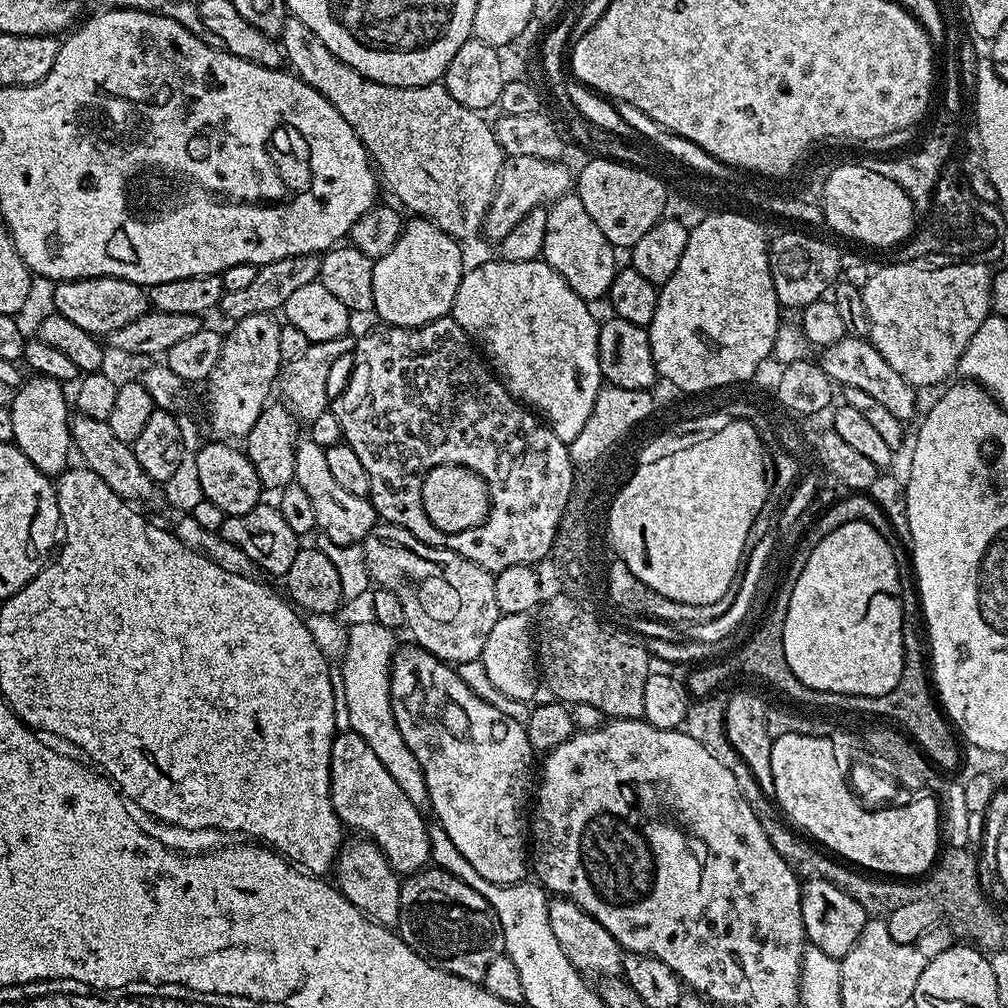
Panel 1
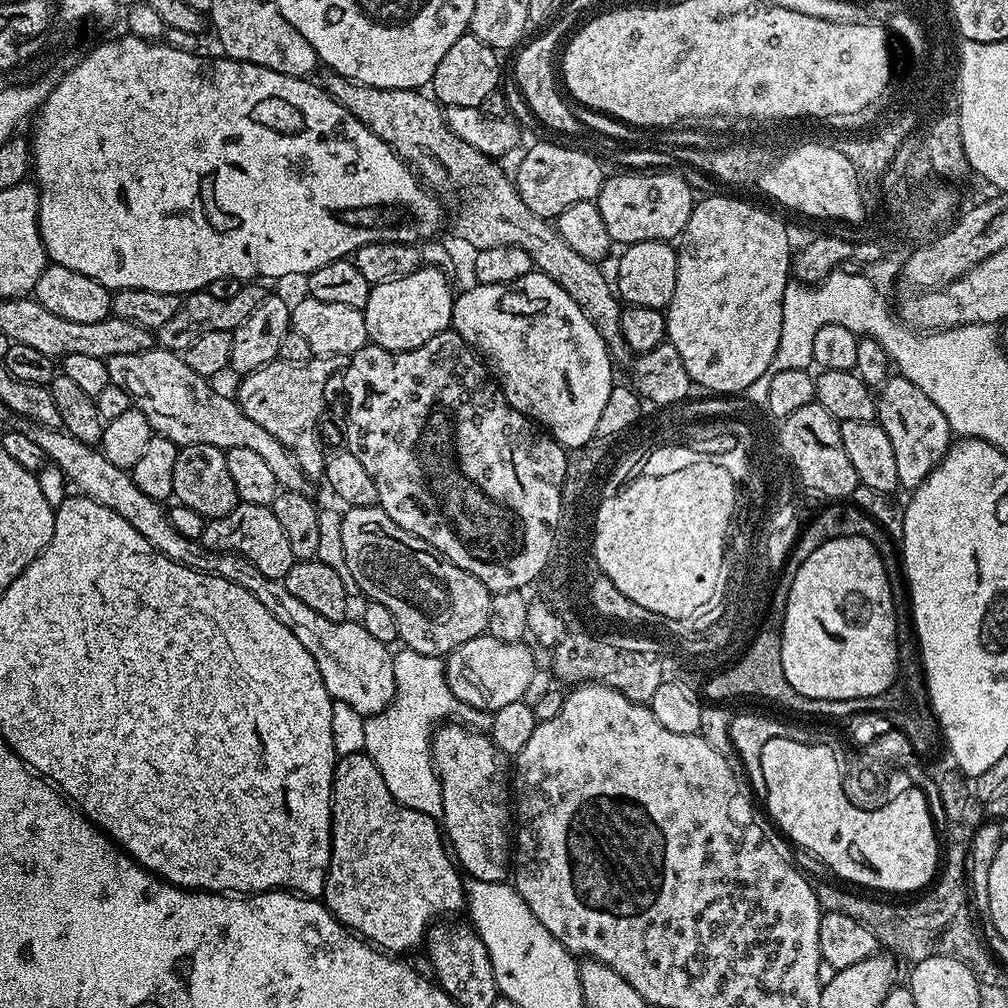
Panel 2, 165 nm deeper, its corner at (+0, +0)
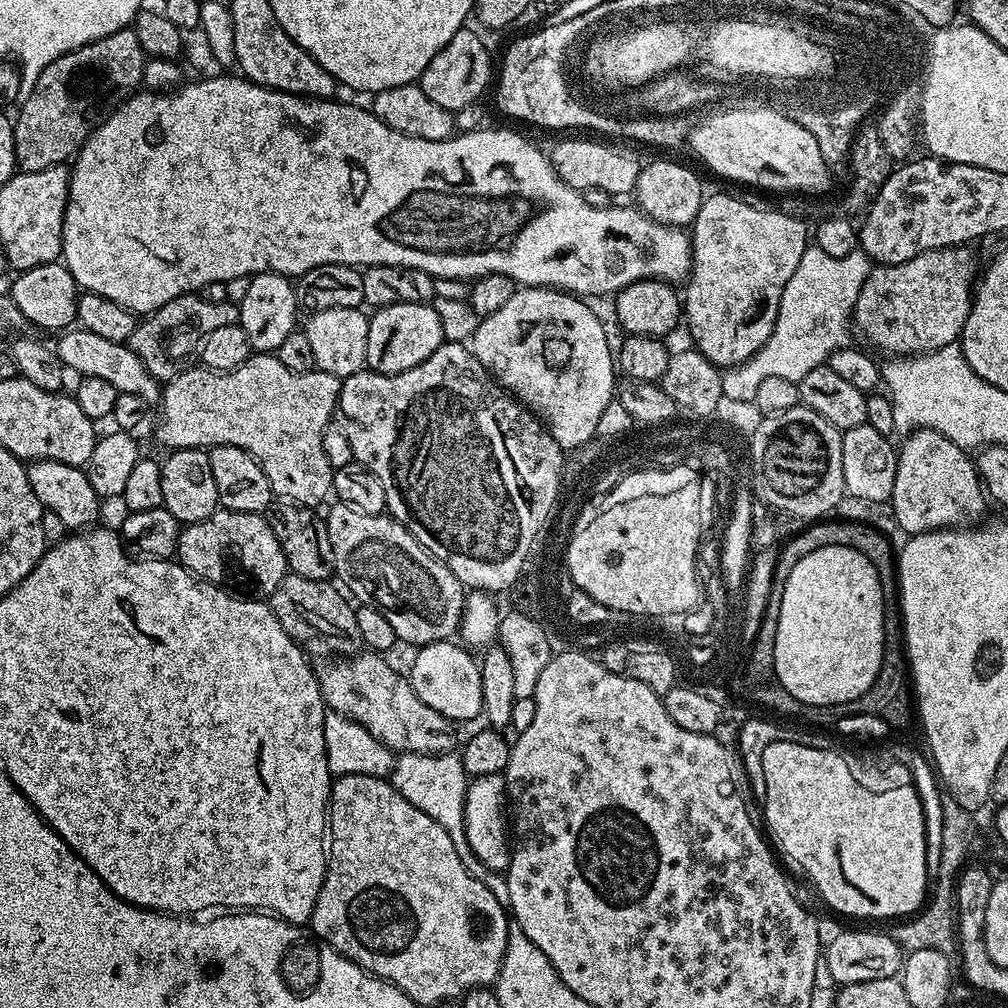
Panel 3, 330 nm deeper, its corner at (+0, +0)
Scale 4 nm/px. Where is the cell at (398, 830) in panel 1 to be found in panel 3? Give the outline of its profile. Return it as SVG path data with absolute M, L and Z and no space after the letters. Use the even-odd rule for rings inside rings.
M346 774L345 776L335 777L332 781L332 795L328 801L328 827L330 833L330 843L327 845L326 851L328 857L328 875L324 877L324 885L318 894L318 902L312 911L312 919L310 928L313 928L315 939L324 941L334 950L338 950L347 960L352 960L359 966L365 968L372 975L380 977L382 980L389 980L390 983L405 992L409 998L418 1006L424 1004L436 1004L443 1006L448 1000L460 1000L468 993L471 988L486 988L495 985L497 978L502 970L502 962L506 954L506 942L508 941L508 930L510 927L510 916L506 911L505 905L498 898L494 898L494 894L490 890L486 890L486 886L482 886L482 882L478 882L478 878L474 878L470 874L470 870L466 870L466 866L462 866L462 858L458 858L458 850L454 850L454 842L450 838L450 834L446 834L446 830L442 830L442 826L438 826L438 822L434 822L434 818L430 818L430 814L422 814L422 810L418 810L418 806L410 806L410 802L406 802L406 798L402 798L402 794L398 794L398 790L394 790L394 786L385 777L371 776L370 774Z

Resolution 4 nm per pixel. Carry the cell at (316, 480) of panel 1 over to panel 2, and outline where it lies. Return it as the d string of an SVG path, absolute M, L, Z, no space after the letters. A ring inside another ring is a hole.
M154 346L138 354L116 354L107 361L111 383L122 386L132 399L133 405L146 414L153 433L165 436L177 446L186 444L209 444L225 450L245 448L254 450L270 466L277 485L290 492L309 491L309 477L298 466L298 462L267 430L262 430L258 422L246 418L239 403L231 395L223 396L211 388L205 377L194 374L186 366L184 358L177 352L161 346Z

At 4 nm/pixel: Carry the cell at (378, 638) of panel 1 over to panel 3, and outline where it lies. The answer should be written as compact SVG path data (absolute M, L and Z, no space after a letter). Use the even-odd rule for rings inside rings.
M455 751L445 752L439 756L427 756L417 752L397 755L390 773L390 782L394 790L398 790L398 794L402 794L406 802L410 802L410 806L418 806L422 814L430 814L430 818L434 818L434 822L438 822L438 826L442 826L442 830L450 834L454 850L458 850L458 858L462 858L462 866L466 866L466 870L470 870L470 874L478 878L478 882L482 882L482 886L486 886L486 890L490 890L494 898L506 902L510 898L507 875L490 871L485 863L476 857L474 850L470 850L470 842L466 840L464 807L470 777L465 772L464 763L460 761L459 755Z

